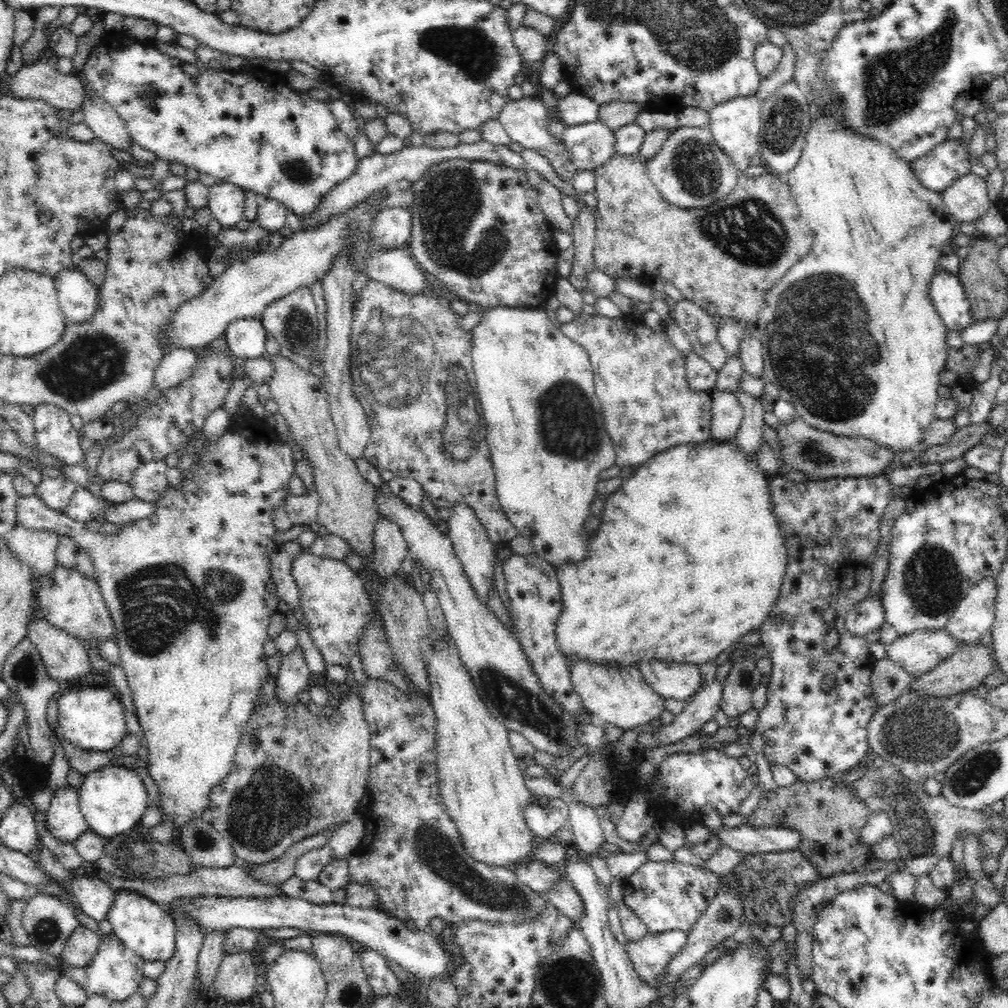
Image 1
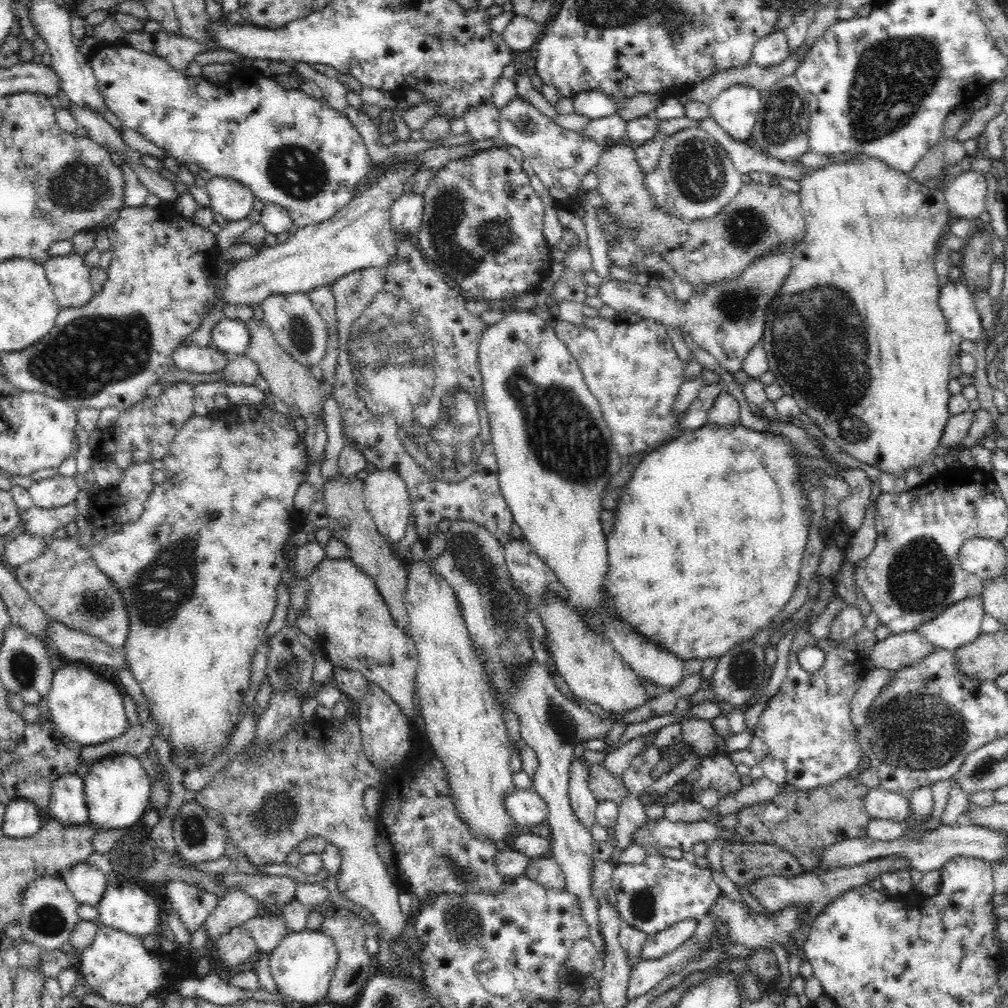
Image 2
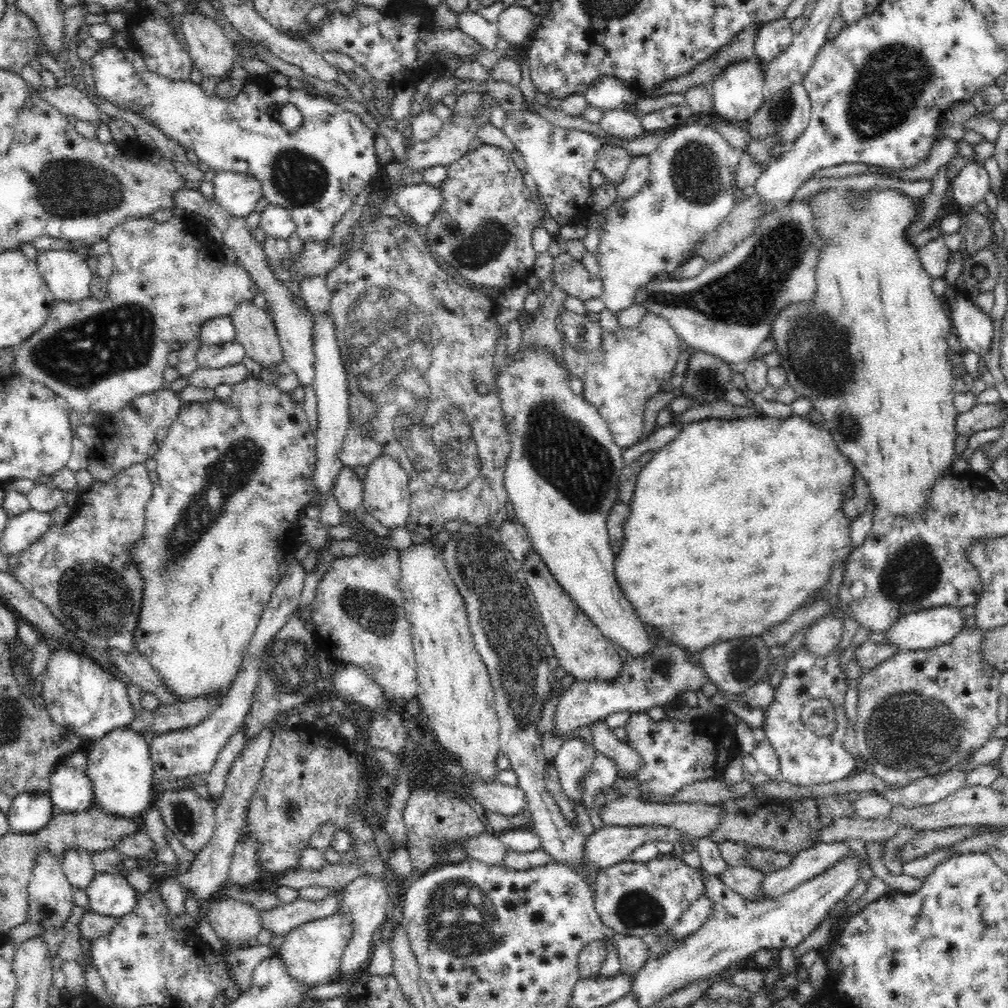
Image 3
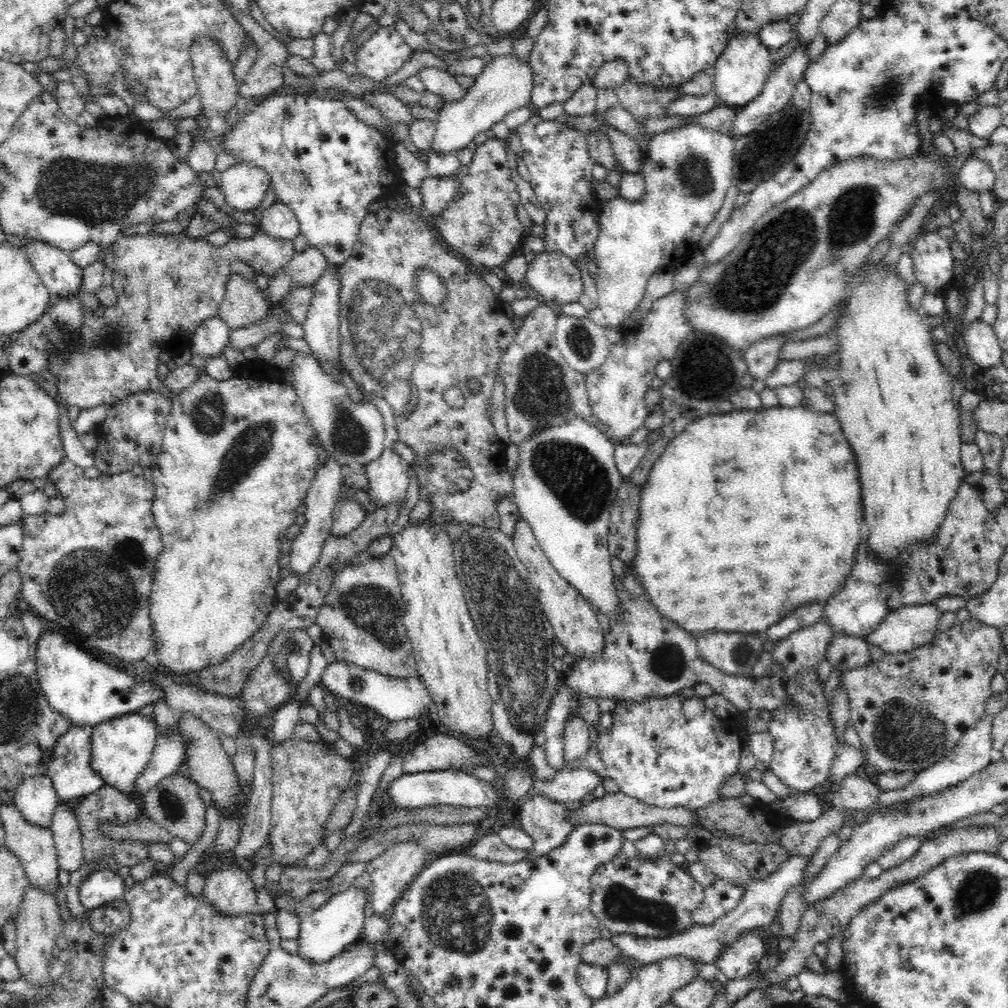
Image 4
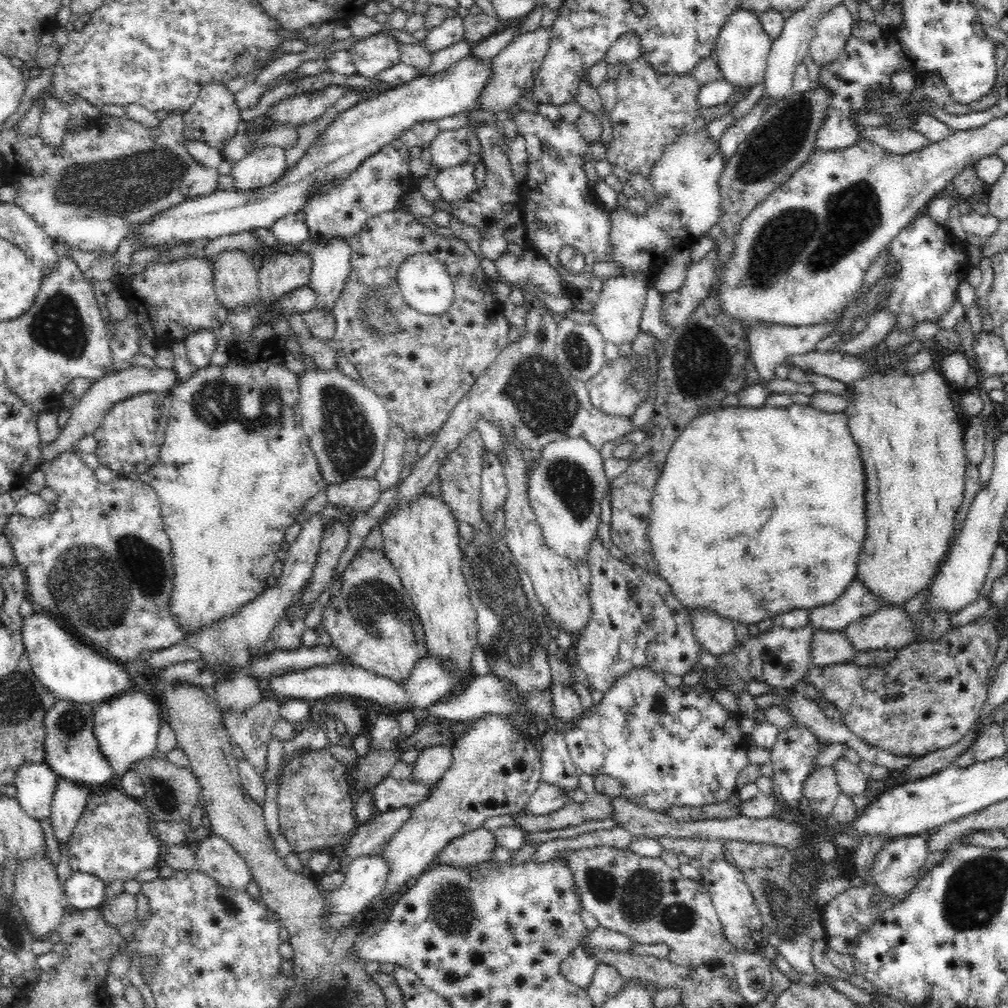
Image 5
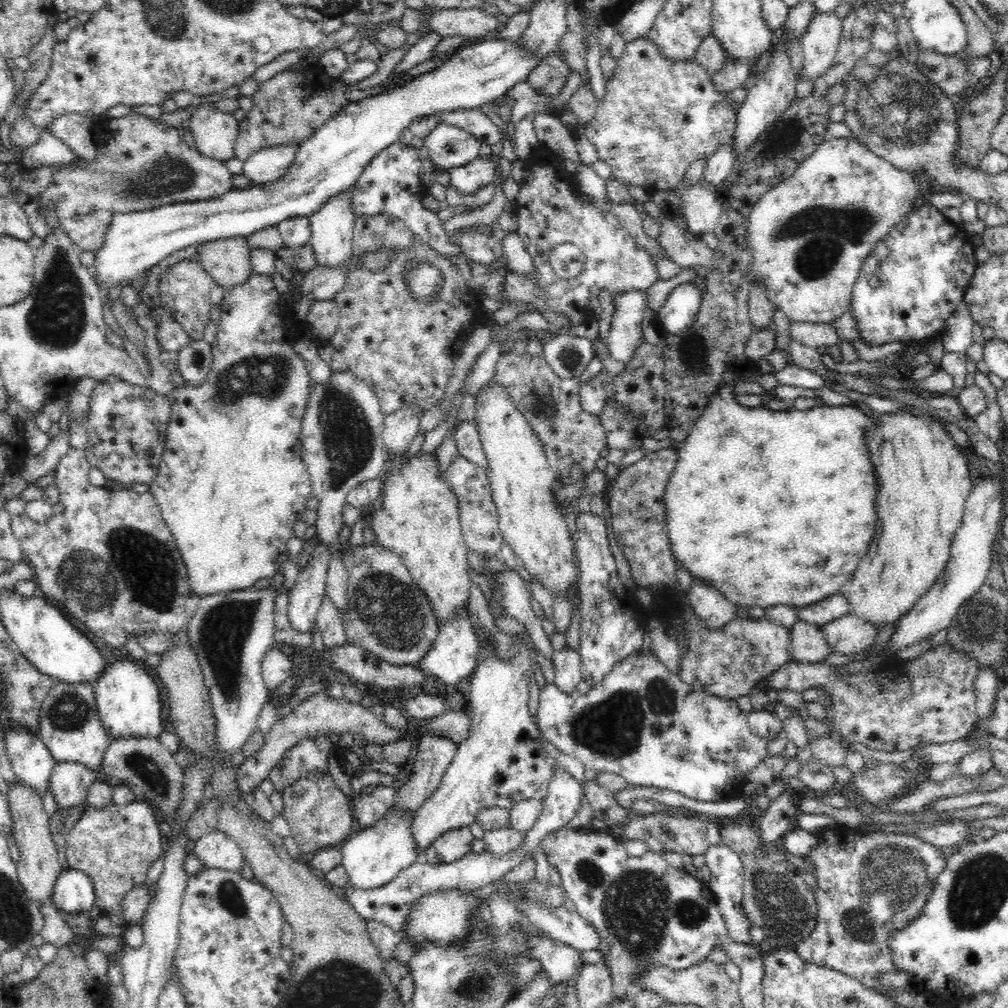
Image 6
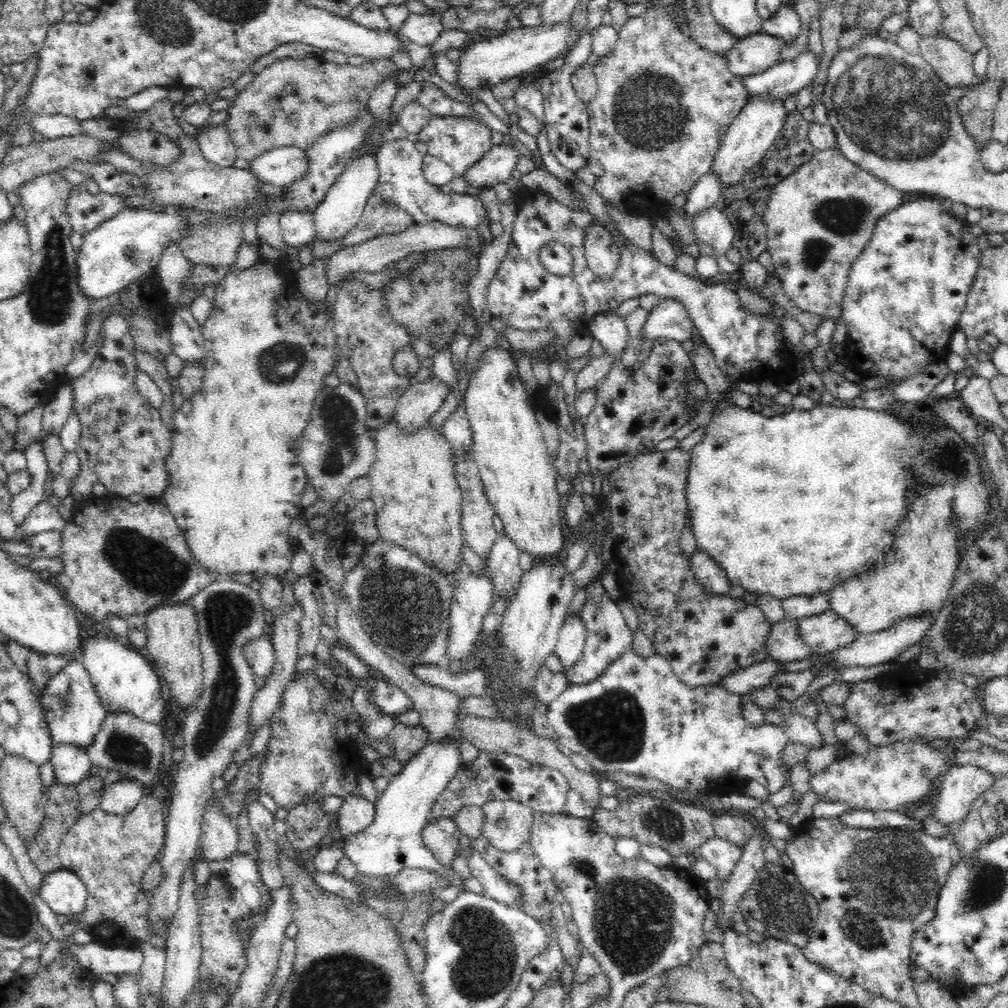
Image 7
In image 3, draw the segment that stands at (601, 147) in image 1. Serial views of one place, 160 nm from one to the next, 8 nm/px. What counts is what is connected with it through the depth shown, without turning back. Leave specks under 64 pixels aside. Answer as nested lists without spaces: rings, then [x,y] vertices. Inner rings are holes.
[[[622,110],[606,111],[600,119],[600,127],[609,135],[628,139],[644,137],[647,132],[642,127],[642,117]]]

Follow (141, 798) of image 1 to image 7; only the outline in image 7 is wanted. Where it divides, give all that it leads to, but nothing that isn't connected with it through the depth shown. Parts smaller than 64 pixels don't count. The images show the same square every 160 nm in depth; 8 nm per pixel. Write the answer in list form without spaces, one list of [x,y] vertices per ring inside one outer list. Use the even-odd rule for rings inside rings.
[[[96,636],[81,642],[83,666],[88,670],[97,696],[107,713],[132,714],[145,722],[160,725],[165,707],[161,678],[147,654],[121,639]]]

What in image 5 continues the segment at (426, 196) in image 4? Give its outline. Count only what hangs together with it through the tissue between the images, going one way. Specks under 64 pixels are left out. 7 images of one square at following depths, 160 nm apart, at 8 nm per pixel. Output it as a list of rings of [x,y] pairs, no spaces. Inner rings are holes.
[[[467,161],[435,172],[433,182],[440,192],[440,201],[454,202],[464,199],[476,190],[474,163]]]

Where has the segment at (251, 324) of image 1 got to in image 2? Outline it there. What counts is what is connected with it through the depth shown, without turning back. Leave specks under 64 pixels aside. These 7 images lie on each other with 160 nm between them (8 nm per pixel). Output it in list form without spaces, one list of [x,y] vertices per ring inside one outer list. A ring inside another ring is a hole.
[[[224,318],[212,328],[210,344],[234,355],[244,355],[250,342],[246,322]]]

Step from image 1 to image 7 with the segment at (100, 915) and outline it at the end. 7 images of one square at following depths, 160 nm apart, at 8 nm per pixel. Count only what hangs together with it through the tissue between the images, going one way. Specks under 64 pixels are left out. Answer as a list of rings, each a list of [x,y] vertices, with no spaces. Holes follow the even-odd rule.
[[[53,746],[49,762],[53,766],[55,780],[64,785],[77,785],[93,766],[87,750],[78,746]]]

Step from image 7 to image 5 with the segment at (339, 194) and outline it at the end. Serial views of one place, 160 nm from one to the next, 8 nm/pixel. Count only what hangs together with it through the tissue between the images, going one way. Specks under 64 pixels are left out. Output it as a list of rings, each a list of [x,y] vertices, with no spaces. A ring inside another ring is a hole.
[[[330,237],[330,240],[326,240],[324,244],[323,242],[313,244],[313,250],[311,251],[313,266],[309,285],[316,292],[316,306],[314,308],[333,310],[336,299],[340,296],[349,275],[351,255],[351,247],[345,238],[341,240],[340,237]]]

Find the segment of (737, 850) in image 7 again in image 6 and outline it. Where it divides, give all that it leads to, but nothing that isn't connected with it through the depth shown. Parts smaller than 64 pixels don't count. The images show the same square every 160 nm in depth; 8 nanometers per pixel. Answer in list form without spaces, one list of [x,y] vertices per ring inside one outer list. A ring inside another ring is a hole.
[[[722,844],[709,846],[703,855],[705,856],[705,865],[710,868],[711,872],[707,885],[714,893],[718,908],[724,917],[728,937],[735,942],[754,946],[752,938],[748,934],[748,930],[753,926],[753,923],[748,920],[743,911],[743,882],[746,878],[740,857],[730,847]]]

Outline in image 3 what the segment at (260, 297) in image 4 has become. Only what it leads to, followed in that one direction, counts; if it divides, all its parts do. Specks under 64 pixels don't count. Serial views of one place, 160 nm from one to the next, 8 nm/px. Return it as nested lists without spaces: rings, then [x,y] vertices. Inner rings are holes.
[[[244,301],[237,304],[233,311],[229,318],[234,324],[234,329],[236,329],[236,339],[245,348],[246,356],[261,364],[262,368],[274,368],[274,364],[281,363],[279,368],[283,372],[287,372],[288,370],[285,368],[283,360],[283,348],[268,310],[266,308],[258,308],[253,301]]]

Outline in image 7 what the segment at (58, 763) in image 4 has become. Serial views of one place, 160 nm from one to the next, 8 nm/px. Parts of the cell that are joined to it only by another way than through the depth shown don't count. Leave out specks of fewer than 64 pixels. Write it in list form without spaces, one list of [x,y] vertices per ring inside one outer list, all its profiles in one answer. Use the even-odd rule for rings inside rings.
[[[73,660],[60,670],[56,677],[48,681],[46,690],[41,694],[44,719],[49,727],[54,746],[78,746],[88,749],[99,734],[102,722],[108,715],[97,696],[88,670],[81,661]]]

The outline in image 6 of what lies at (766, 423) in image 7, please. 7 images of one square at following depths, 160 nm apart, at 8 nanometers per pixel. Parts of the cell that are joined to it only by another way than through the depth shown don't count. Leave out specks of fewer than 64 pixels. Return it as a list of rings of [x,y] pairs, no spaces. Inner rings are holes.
[[[718,385],[717,391],[710,399],[708,406],[690,428],[688,436],[676,449],[677,464],[674,468],[666,490],[666,521],[668,521],[668,540],[672,547],[672,556],[676,564],[684,565],[692,580],[710,580],[728,601],[734,606],[748,610],[752,606],[760,606],[766,610],[769,606],[786,605],[805,607],[823,601],[825,598],[841,592],[842,585],[851,577],[860,560],[866,556],[870,542],[876,532],[876,494],[878,480],[874,478],[874,466],[868,460],[870,449],[866,445],[866,428],[874,422],[860,407],[852,405],[817,405],[804,410],[794,408],[790,411],[773,411],[766,407],[748,408],[740,405],[734,397],[734,385]]]

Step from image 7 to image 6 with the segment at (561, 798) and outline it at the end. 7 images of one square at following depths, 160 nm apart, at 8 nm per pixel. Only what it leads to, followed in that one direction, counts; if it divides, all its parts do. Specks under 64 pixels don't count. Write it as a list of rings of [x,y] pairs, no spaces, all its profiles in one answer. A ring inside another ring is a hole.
[[[522,634],[520,639],[514,638],[510,644],[512,658],[508,662],[499,660],[494,650],[484,650],[480,662],[474,672],[470,686],[471,734],[468,739],[458,744],[456,754],[446,769],[444,776],[435,792],[425,804],[416,810],[412,822],[412,839],[418,845],[418,851],[423,852],[449,830],[470,826],[475,822],[480,810],[488,808],[510,809],[518,802],[536,799],[545,801],[549,794],[548,784],[556,768],[556,759],[542,746],[542,734],[538,722],[530,714],[530,683],[535,676],[534,668],[537,661],[542,661],[542,653],[536,647],[530,635]]]

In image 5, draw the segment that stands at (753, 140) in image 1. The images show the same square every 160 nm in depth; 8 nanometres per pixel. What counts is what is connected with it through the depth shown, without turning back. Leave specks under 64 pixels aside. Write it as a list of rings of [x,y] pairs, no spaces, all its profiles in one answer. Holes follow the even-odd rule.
[[[741,4],[738,5],[722,25],[714,47],[722,79],[732,83],[735,90],[748,92],[763,79],[772,43],[773,40],[764,31],[758,15],[744,9]]]

